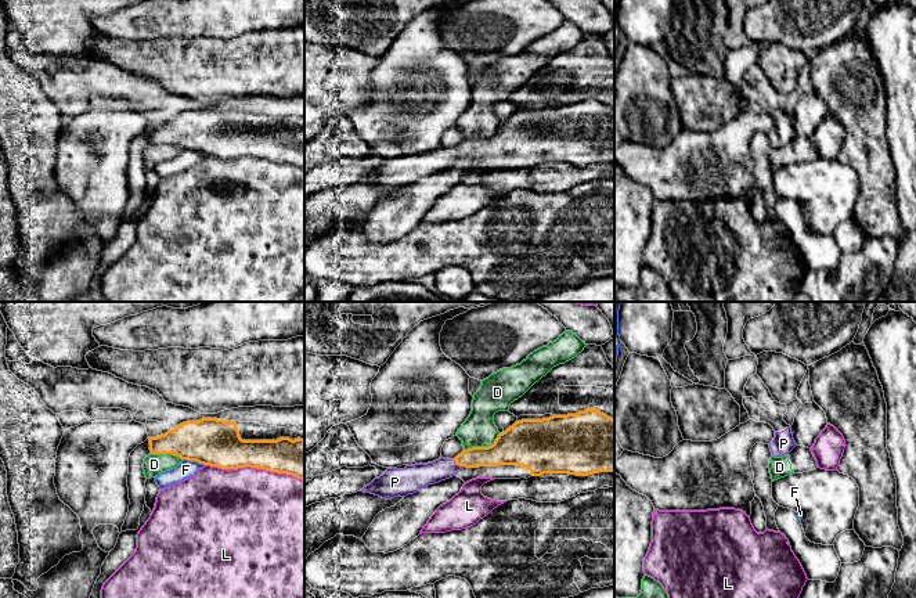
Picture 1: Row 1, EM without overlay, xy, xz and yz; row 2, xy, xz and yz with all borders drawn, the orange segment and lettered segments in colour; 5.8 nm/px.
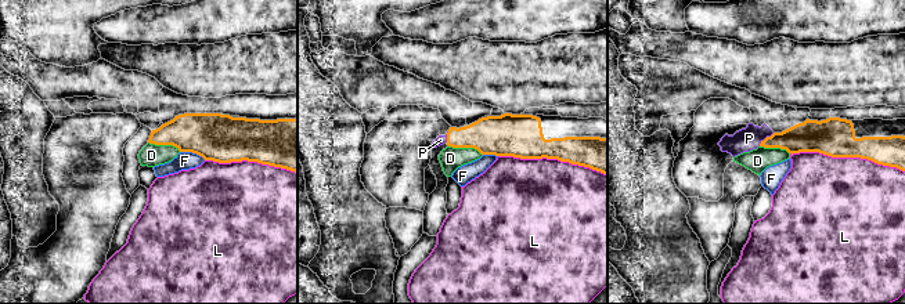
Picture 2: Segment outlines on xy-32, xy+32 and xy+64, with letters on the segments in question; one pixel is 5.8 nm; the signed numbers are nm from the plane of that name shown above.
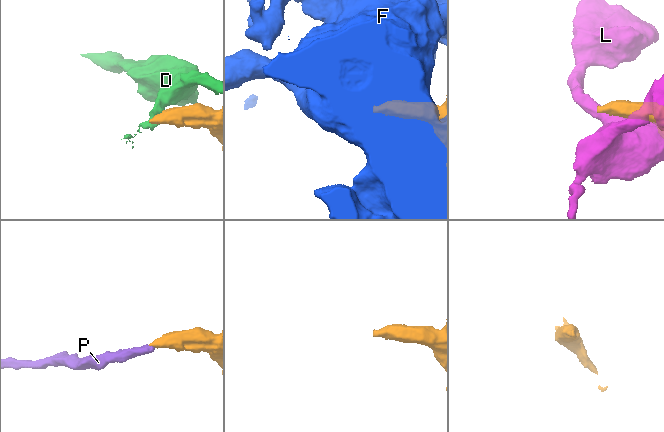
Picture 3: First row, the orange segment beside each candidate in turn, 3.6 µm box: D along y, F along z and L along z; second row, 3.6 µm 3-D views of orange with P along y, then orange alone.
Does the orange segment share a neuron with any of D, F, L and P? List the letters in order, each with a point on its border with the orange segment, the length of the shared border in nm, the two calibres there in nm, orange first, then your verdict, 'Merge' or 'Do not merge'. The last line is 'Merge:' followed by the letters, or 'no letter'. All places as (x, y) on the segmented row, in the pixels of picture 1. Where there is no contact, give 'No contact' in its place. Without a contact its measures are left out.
D: Touches orange at xz (482, 447). Shared border 240 nm. Thickness 260 nm (orange) against 190 nm. Do not merge
F: Touches orange at xy (194, 460). Shared border 130 nm. Thickness 280 nm (orange) against 100 nm. Do not merge
L: Touches orange at xy (255, 467). Shared border 600 nm. Thickness 260 nm (orange) against 480 nm. Do not merge
P: Touches orange at xz (457, 464). Shared border 60 nm. Thickness 130 nm (orange) against 150 nm. Merge
Merge: P

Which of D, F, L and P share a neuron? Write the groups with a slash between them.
D / F / L / P

